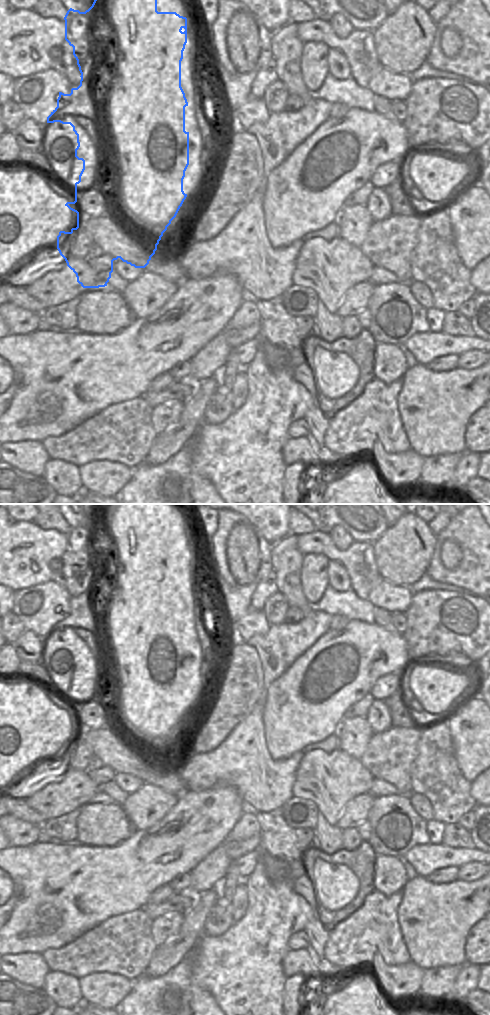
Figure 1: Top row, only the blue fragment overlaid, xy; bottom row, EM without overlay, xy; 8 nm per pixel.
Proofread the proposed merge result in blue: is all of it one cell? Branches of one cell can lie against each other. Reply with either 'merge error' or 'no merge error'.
merge error

